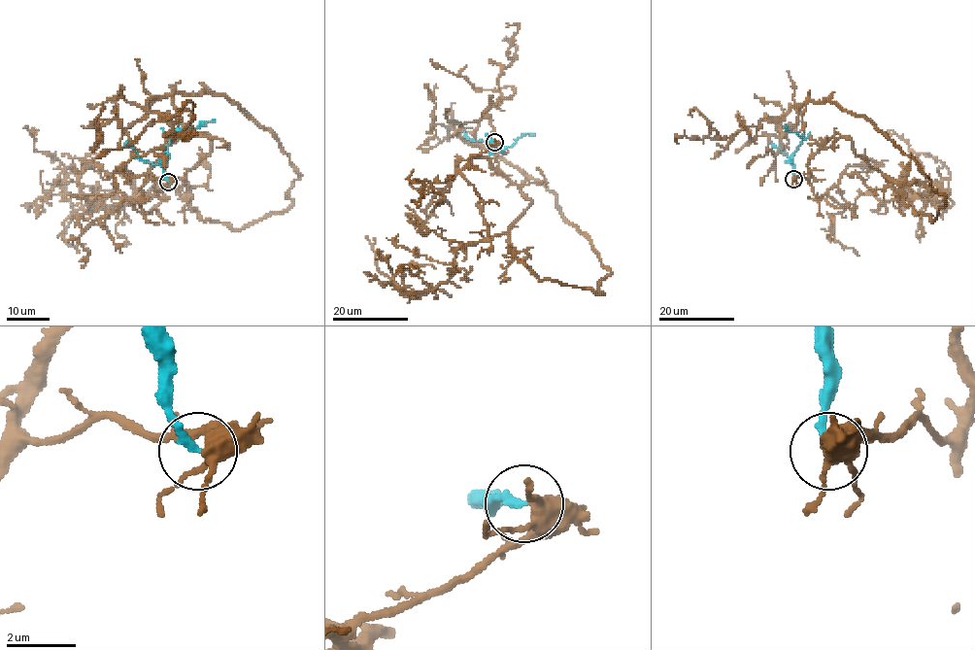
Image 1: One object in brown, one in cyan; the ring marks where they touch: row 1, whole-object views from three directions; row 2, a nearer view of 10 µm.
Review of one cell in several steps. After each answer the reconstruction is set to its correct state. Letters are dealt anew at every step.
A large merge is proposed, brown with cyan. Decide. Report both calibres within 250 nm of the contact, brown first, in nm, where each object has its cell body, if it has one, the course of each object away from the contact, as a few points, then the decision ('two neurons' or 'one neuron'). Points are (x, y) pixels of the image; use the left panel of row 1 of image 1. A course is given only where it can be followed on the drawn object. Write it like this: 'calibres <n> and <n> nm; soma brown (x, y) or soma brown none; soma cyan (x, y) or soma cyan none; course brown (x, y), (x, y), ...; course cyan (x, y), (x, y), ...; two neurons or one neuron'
calibres 360 and 240 nm; soma brown none; soma cyan none; course brown (169, 181), (205, 135), (189, 206), (234, 229), (301, 176), (209, 93), (97, 158); course cyan (169, 181), (164, 163), (168, 159), (166, 146), (172, 137), (215, 119); two neurons

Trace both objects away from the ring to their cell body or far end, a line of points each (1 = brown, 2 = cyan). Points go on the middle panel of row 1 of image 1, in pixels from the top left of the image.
1: (494, 142), (474, 156), (531, 201), (516, 258), (602, 294), (556, 197), (475, 139), (515, 91), (430, 58)
2: (494, 142), (490, 141), (493, 141), (492, 145), (497, 150), (504, 150), (519, 138), (535, 134)

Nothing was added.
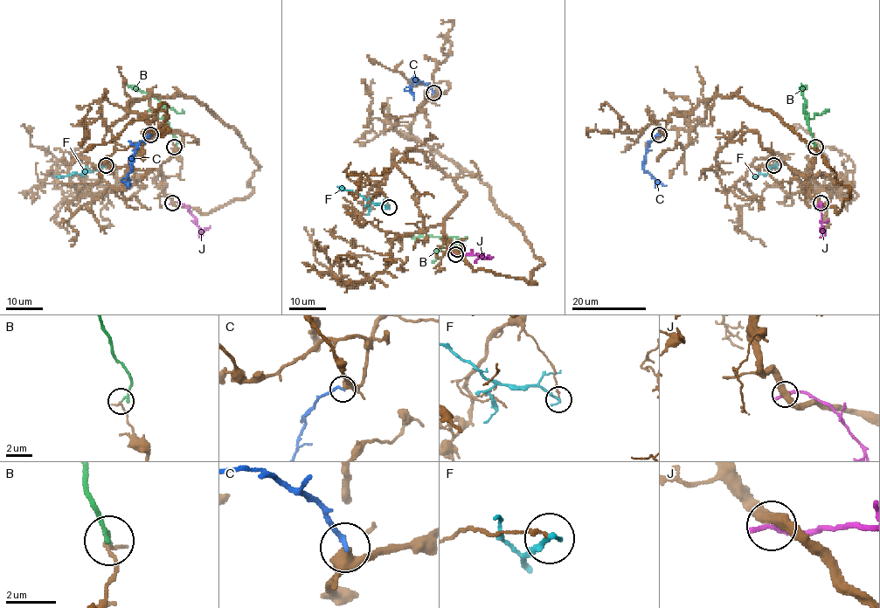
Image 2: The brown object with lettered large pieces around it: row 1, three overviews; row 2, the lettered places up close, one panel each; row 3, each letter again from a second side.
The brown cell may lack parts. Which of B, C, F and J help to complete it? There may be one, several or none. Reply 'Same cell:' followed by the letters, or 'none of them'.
Same cell: none of them

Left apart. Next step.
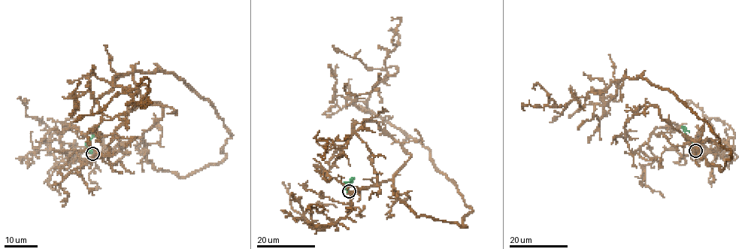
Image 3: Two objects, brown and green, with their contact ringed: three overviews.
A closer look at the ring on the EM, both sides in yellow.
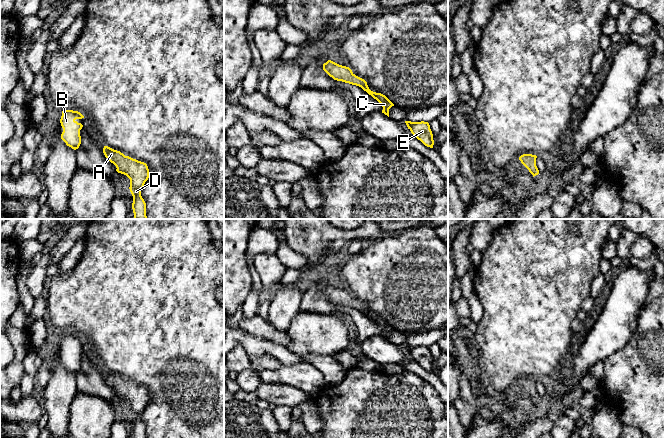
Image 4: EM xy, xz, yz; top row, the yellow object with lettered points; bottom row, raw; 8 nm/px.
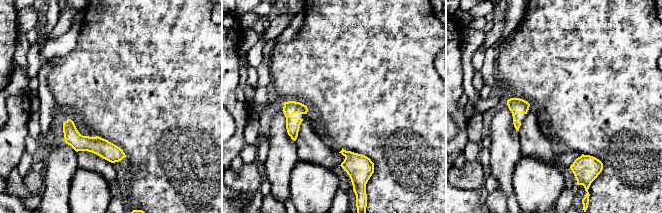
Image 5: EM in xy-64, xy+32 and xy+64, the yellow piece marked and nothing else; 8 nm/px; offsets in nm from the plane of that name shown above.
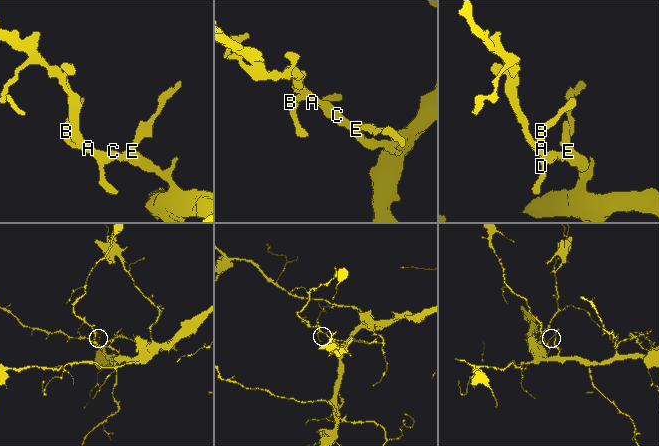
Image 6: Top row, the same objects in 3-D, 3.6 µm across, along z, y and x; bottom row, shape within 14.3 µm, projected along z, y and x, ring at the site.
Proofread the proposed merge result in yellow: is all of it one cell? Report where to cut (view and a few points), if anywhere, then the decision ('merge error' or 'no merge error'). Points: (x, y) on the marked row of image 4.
cut none; no merge error

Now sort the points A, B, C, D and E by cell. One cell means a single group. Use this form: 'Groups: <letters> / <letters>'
Groups: A B C D E

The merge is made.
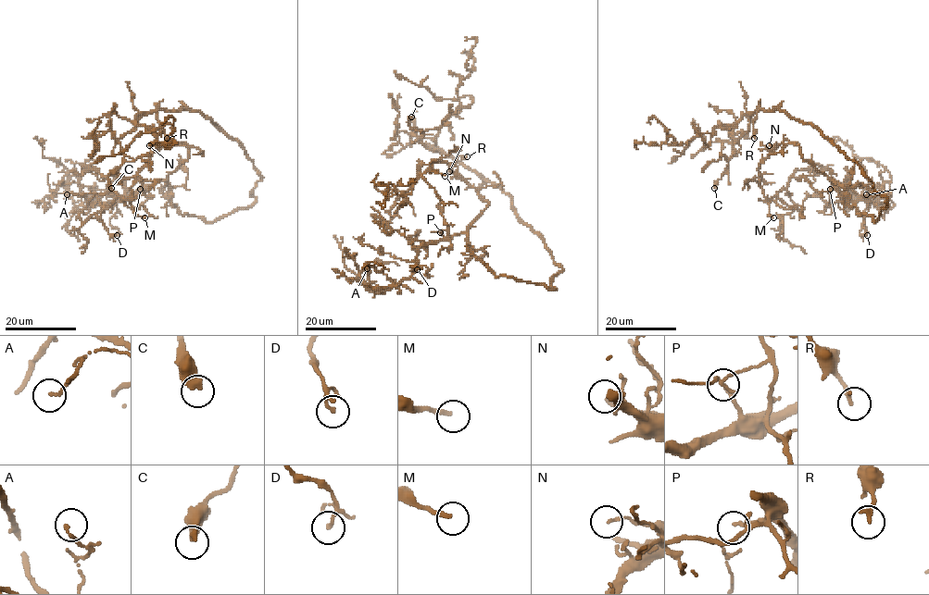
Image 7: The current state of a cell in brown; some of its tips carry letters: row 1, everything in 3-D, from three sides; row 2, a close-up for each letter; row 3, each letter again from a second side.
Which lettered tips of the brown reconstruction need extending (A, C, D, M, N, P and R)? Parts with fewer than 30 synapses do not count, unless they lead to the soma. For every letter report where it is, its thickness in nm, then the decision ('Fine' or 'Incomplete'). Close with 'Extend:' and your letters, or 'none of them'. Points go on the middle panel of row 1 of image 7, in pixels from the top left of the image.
A: Place: (367, 268). Thickness 140 nm. Fine
C: Place: (411, 117). Thickness 400 nm. Fine
D: Place: (417, 269). Thickness 90 nm. Fine
M: Place: (445, 176). Thickness 200 nm. Fine
N: Place: (449, 171). Thickness 110 nm. Fine
P: Place: (440, 232). Thickness 150 nm. Fine
R: Place: (467, 156). Thickness 170 nm. Fine
Extend: none of them

